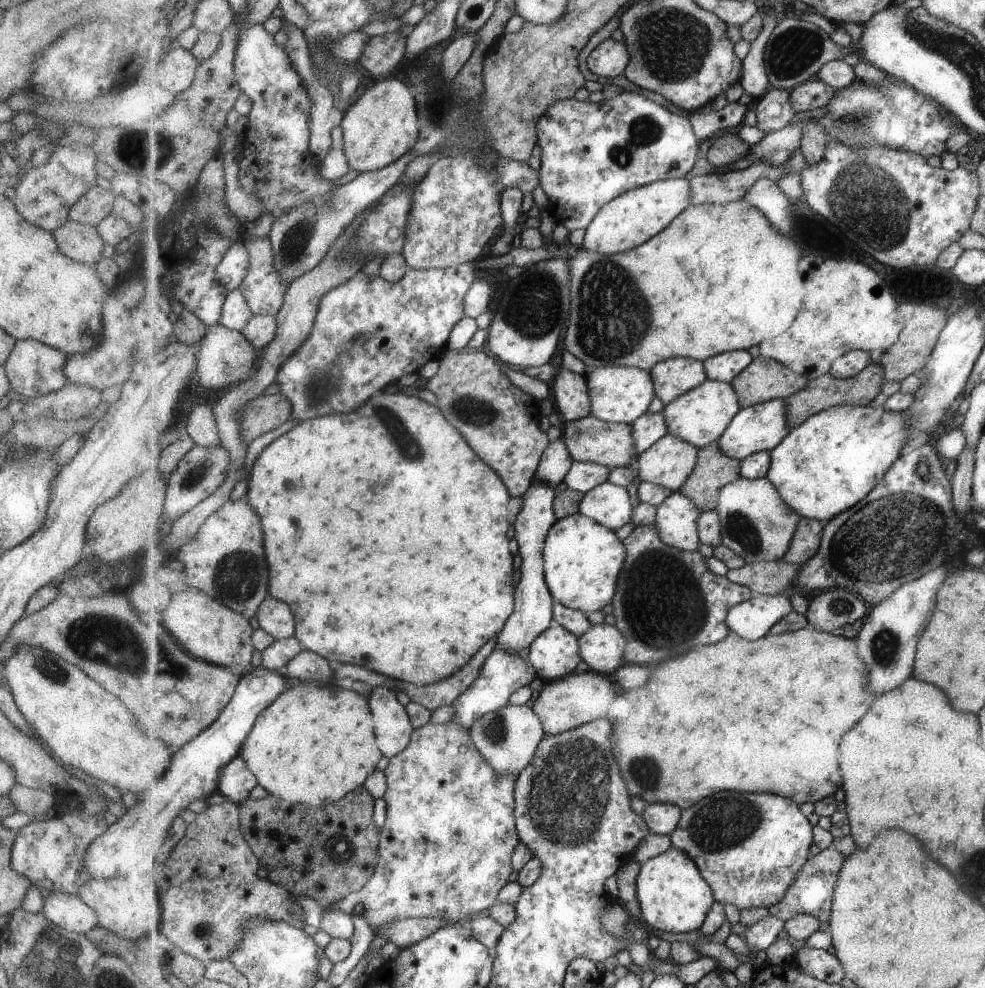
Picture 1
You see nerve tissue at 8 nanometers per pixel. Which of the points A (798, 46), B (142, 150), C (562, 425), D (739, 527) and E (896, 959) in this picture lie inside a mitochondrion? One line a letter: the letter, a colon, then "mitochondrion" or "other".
A: mitochondrion
B: mitochondrion
C: other
D: mitochondrion
E: other

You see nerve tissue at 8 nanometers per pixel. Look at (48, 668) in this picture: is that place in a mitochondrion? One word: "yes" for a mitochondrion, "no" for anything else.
yes

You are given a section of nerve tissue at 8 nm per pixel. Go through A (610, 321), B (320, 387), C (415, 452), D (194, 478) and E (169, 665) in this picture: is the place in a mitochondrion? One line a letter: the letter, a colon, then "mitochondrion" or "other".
A: mitochondrion
B: mitochondrion
C: mitochondrion
D: mitochondrion
E: mitochondrion

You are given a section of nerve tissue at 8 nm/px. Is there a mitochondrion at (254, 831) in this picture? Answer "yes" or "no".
no

